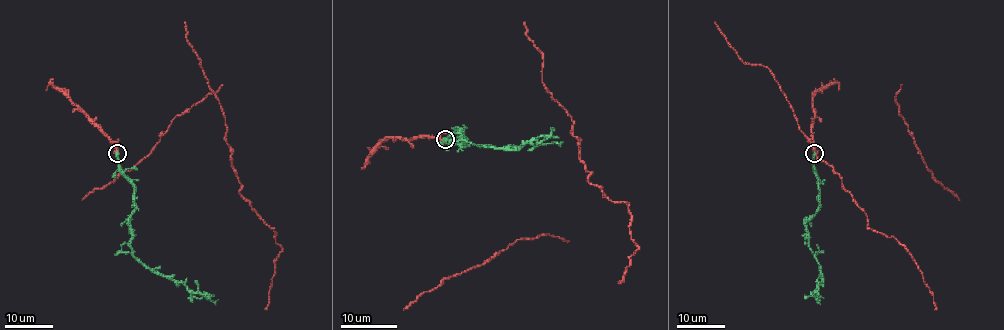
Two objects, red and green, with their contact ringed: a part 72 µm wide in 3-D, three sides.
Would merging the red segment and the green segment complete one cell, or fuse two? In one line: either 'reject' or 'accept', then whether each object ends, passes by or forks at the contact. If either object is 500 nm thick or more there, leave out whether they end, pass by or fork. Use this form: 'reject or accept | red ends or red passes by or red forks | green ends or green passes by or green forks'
accept | red ends | green ends

